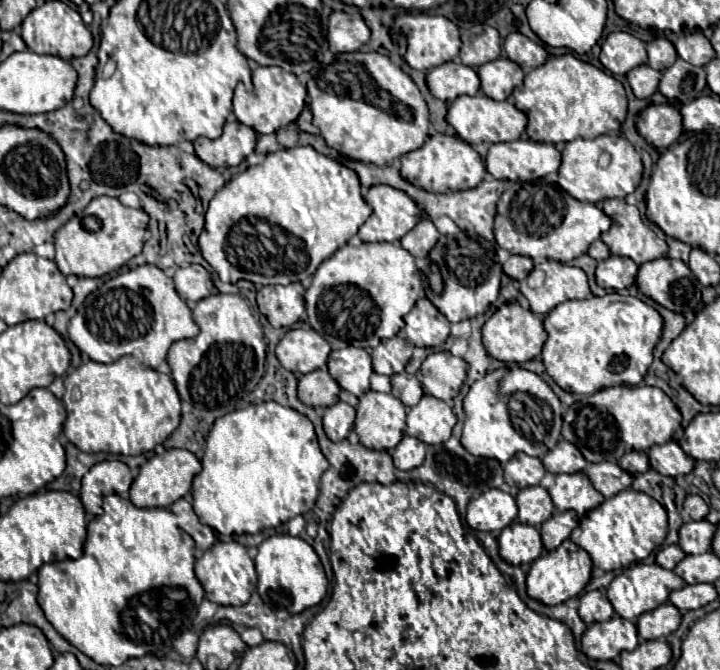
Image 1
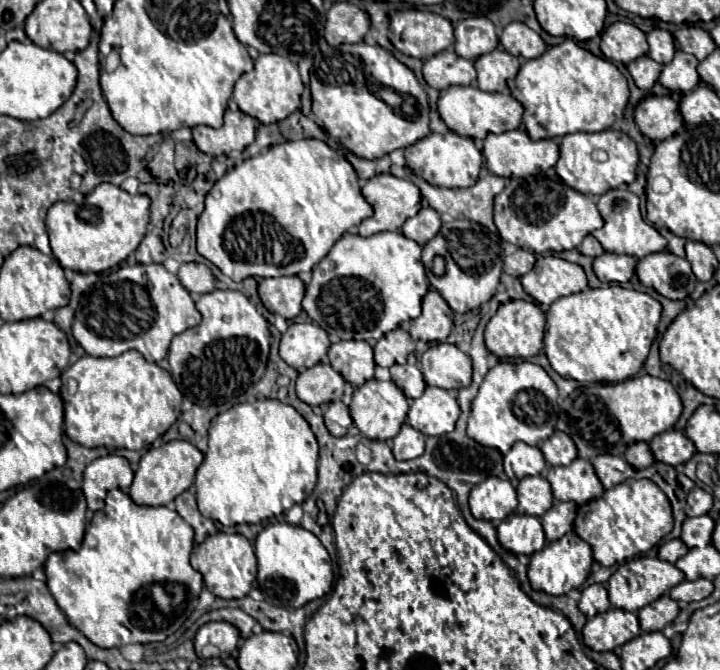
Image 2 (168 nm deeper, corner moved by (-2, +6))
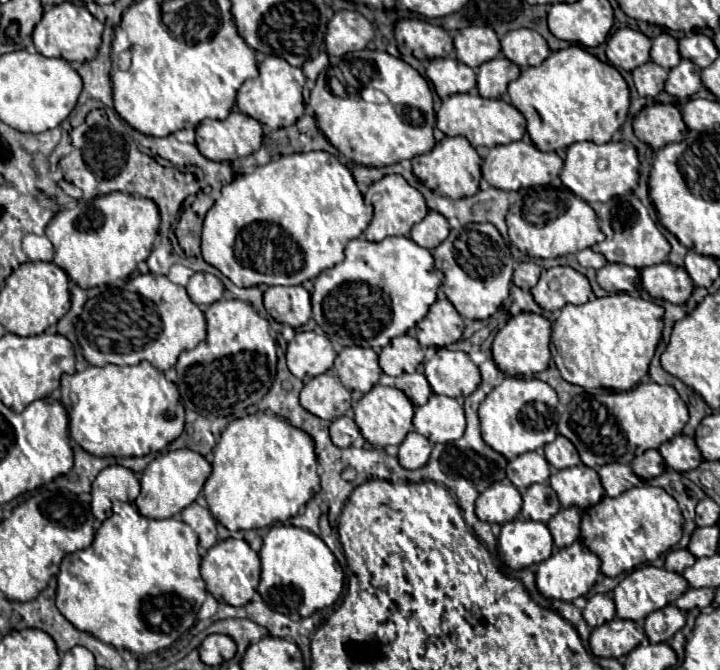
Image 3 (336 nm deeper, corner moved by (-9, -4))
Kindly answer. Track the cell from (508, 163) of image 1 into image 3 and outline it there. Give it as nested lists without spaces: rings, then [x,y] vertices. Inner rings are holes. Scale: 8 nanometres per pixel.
[[[513,141],[507,145],[495,145],[493,149],[489,149],[481,173],[483,179],[501,189],[501,191],[517,191],[521,187],[535,187],[535,185],[547,185],[551,183],[551,179],[555,179],[563,169],[563,161],[557,153],[545,153],[539,151],[533,143],[525,143],[525,141]]]

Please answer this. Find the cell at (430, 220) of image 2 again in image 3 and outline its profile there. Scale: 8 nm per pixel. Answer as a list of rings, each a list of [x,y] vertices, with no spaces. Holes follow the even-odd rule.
[[[429,211],[427,217],[411,229],[411,239],[429,251],[435,249],[439,243],[443,243],[447,235],[449,235],[449,223],[443,215],[435,211]]]

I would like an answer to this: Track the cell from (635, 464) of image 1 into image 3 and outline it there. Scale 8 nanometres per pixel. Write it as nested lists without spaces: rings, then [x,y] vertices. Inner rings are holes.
[[[649,449],[643,455],[635,457],[633,463],[631,463],[631,467],[633,467],[635,475],[639,475],[645,481],[649,481],[649,479],[653,479],[653,477],[657,477],[657,475],[661,475],[665,471],[665,461],[659,455],[659,451]]]

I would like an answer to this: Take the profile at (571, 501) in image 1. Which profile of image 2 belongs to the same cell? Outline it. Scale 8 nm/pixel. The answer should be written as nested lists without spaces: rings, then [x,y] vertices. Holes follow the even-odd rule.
[[[574,459],[566,467],[552,467],[546,475],[552,485],[552,493],[558,501],[592,501],[604,493],[600,479],[594,473],[594,467],[586,459]]]

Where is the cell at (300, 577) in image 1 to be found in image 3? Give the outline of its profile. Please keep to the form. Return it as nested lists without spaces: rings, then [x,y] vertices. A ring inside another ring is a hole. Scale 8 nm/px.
[[[275,525],[267,533],[261,557],[259,593],[263,601],[283,615],[299,613],[309,617],[313,611],[329,607],[337,601],[344,585],[344,573],[329,547],[311,531],[293,525]]]

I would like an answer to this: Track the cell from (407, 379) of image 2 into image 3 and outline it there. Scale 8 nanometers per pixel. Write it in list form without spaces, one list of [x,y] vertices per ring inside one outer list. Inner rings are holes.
[[[403,373],[403,375],[395,377],[395,387],[401,389],[411,399],[411,403],[415,407],[427,403],[429,395],[433,393],[431,391],[431,385],[427,383],[427,379],[425,379],[423,373],[411,373],[411,375],[409,373]]]

